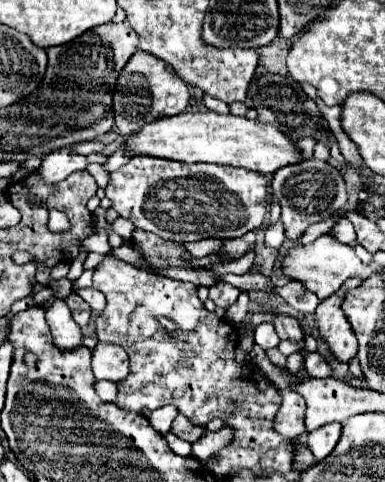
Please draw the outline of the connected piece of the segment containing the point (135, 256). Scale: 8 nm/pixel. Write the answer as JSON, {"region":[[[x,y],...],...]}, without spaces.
{"region":[[[121,245],[121,247],[117,247],[117,249],[111,249],[111,253],[115,255],[115,251],[117,251],[117,255],[119,255],[119,259],[123,259],[123,261],[139,261],[139,259],[143,259],[137,251],[133,251],[131,247],[127,247],[127,245]]]}

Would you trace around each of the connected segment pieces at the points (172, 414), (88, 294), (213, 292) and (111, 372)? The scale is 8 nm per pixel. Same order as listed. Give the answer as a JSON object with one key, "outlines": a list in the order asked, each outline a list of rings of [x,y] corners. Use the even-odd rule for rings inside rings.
{"outlines":[[[[165,405],[165,407],[159,407],[159,409],[151,411],[147,419],[149,419],[151,427],[153,427],[157,433],[165,435],[165,433],[171,429],[171,423],[173,423],[175,417],[177,417],[177,409],[173,409],[173,405]]],[[[73,285],[73,291],[75,291],[83,301],[87,301],[95,313],[101,313],[101,309],[105,309],[105,297],[103,297],[101,291],[97,291],[97,289],[93,289],[93,287],[81,289],[81,287],[77,287],[77,285]]],[[[217,283],[209,289],[209,299],[217,305],[217,307],[223,307],[227,309],[229,305],[233,305],[239,297],[239,289],[233,287],[233,285],[227,285],[227,283]]],[[[97,343],[93,347],[93,361],[91,369],[97,381],[113,381],[119,383],[129,373],[129,357],[123,347],[109,345],[109,343]]]]}

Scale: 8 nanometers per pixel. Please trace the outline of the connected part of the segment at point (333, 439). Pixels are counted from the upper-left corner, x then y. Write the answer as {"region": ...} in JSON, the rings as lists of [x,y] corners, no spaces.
{"region":[[[329,423],[329,425],[323,425],[321,429],[315,429],[315,431],[309,433],[307,447],[321,461],[335,449],[339,437],[341,437],[341,425],[339,423]]]}

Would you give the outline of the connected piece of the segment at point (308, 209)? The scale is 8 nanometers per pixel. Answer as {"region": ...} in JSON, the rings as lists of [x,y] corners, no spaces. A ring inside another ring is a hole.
{"region":[[[305,159],[297,165],[279,169],[271,181],[271,193],[275,193],[281,203],[281,221],[285,225],[285,237],[293,241],[299,239],[309,225],[337,215],[347,203],[343,175],[327,161],[319,159]]]}

